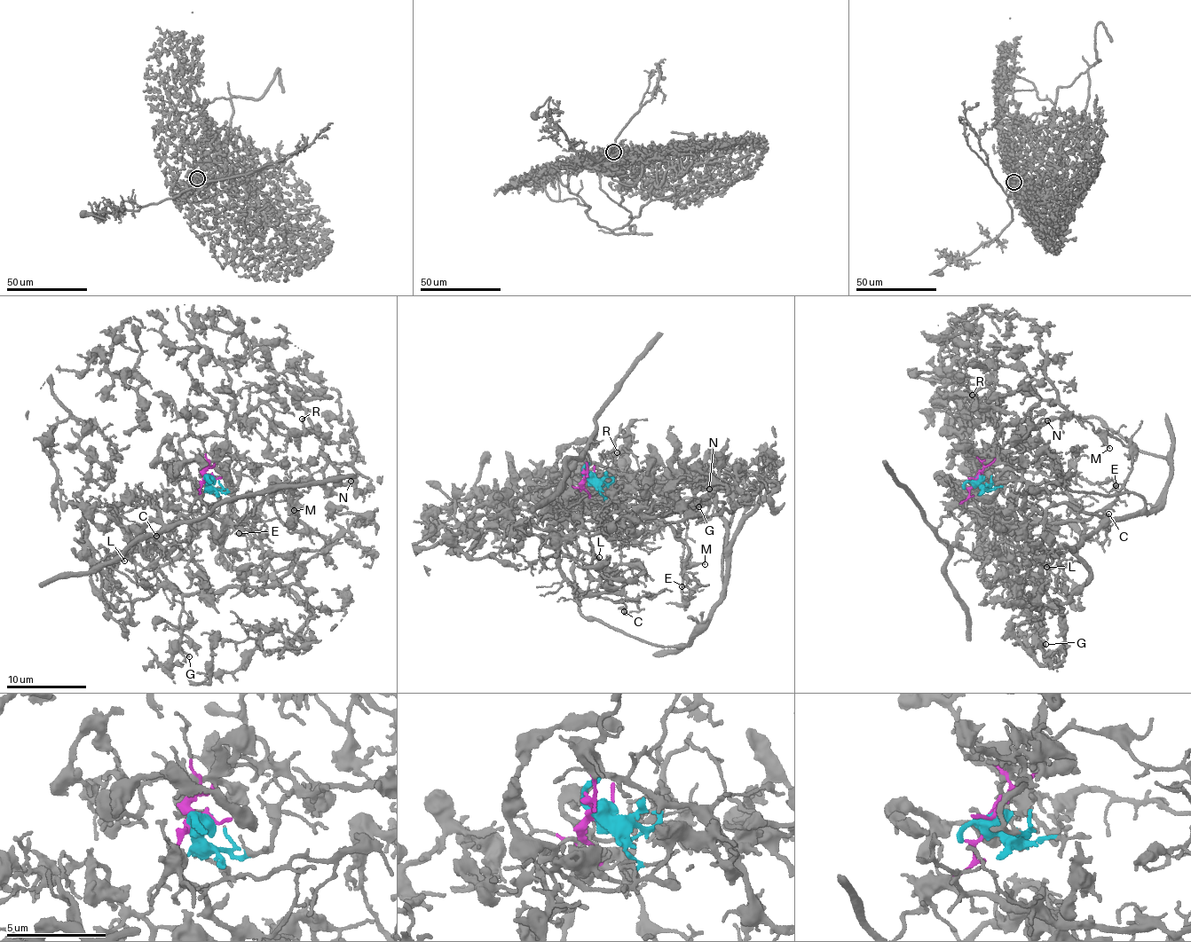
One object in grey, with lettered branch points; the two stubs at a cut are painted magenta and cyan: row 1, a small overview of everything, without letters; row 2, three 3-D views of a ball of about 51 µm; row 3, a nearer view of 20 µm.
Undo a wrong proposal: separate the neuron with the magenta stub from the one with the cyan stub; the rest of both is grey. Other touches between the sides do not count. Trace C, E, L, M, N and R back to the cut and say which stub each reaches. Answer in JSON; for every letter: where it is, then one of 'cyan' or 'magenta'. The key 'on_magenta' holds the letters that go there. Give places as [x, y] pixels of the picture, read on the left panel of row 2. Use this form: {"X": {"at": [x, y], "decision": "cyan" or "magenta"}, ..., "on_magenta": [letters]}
{"C": {"at": [156, 536], "decision": "magenta"}, "E": {"at": [239, 533], "decision": "magenta"}, "L": {"at": [124, 561], "decision": "magenta"}, "M": {"at": [294, 510], "decision": "magenta"}, "N": {"at": [350, 481], "decision": "cyan"}, "R": {"at": [302, 419], "decision": "cyan"}, "on_magenta": ["C", "E", "L", "M"]}

